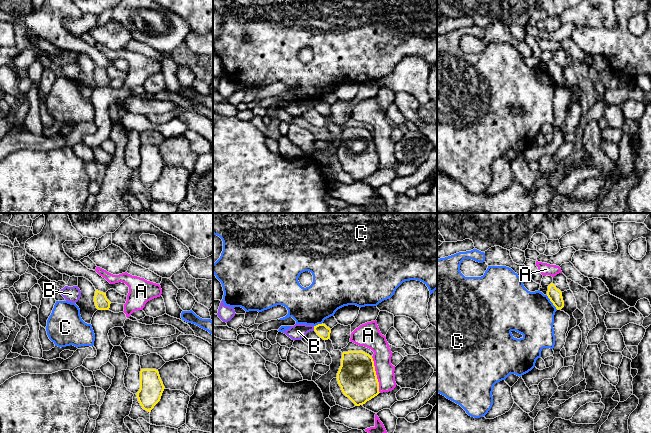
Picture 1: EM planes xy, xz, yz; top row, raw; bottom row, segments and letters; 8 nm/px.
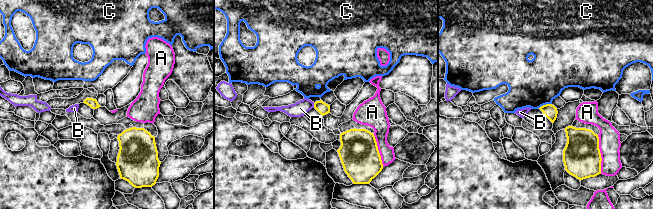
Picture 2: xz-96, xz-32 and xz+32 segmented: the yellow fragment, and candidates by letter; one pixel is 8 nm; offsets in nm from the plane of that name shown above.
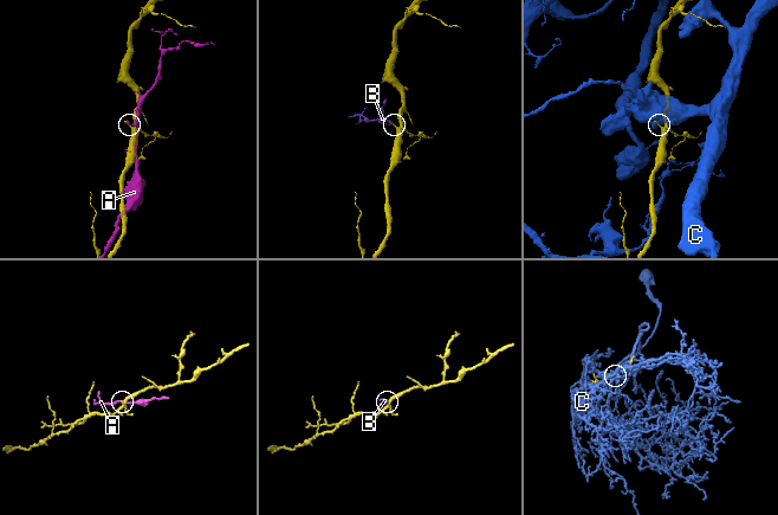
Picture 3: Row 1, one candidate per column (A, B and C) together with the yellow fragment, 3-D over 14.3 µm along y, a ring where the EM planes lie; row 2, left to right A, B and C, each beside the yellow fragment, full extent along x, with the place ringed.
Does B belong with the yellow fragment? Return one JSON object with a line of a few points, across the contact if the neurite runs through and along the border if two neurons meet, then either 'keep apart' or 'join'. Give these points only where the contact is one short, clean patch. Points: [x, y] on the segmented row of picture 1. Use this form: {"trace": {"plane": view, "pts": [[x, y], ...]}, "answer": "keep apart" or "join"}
{"trace": {"plane": "xz", "pts": [[313, 326], [314, 330]]}, "answer": "keep apart"}

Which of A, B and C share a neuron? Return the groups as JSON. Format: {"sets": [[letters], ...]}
{"sets": [["A"], ["B"], ["C"]]}

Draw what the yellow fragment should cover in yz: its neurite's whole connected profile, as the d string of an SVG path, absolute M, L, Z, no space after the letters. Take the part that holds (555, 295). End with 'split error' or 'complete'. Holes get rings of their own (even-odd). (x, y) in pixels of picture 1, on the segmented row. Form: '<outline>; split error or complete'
M553 283L548 286L547 296L557 310L564 307L562 292Z; complete

